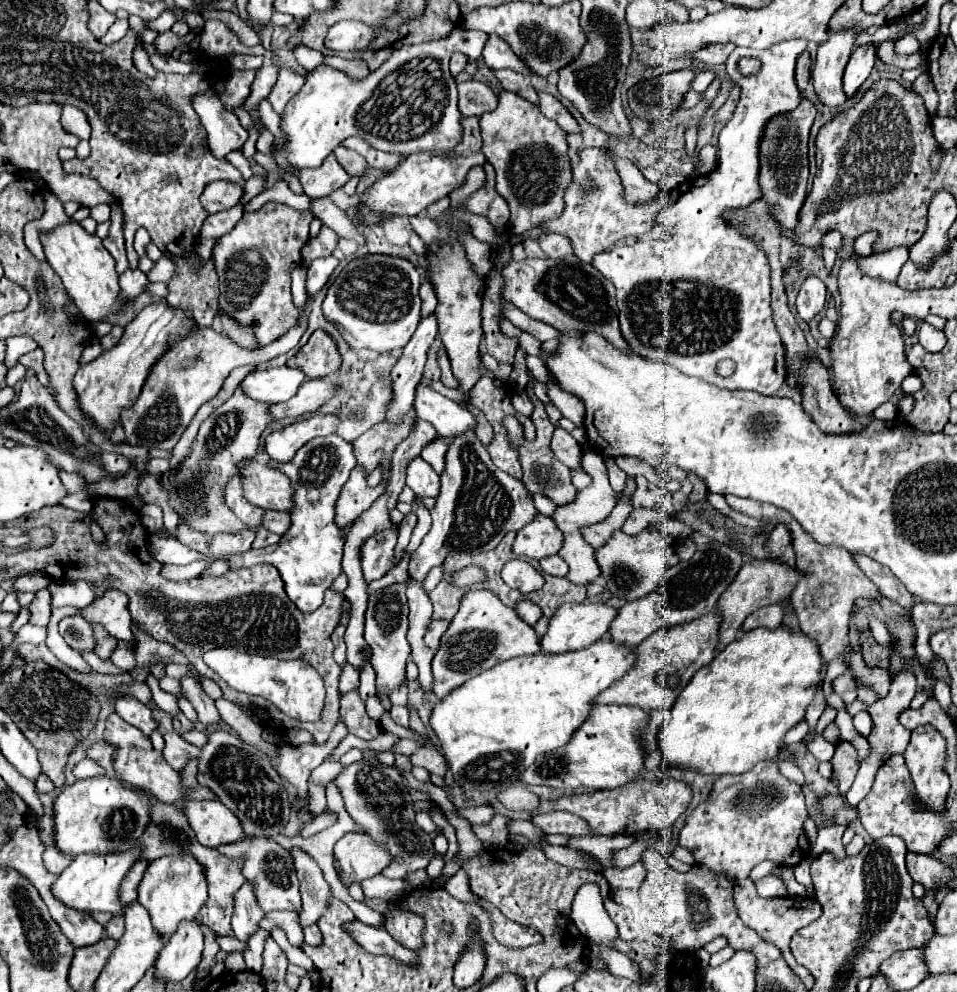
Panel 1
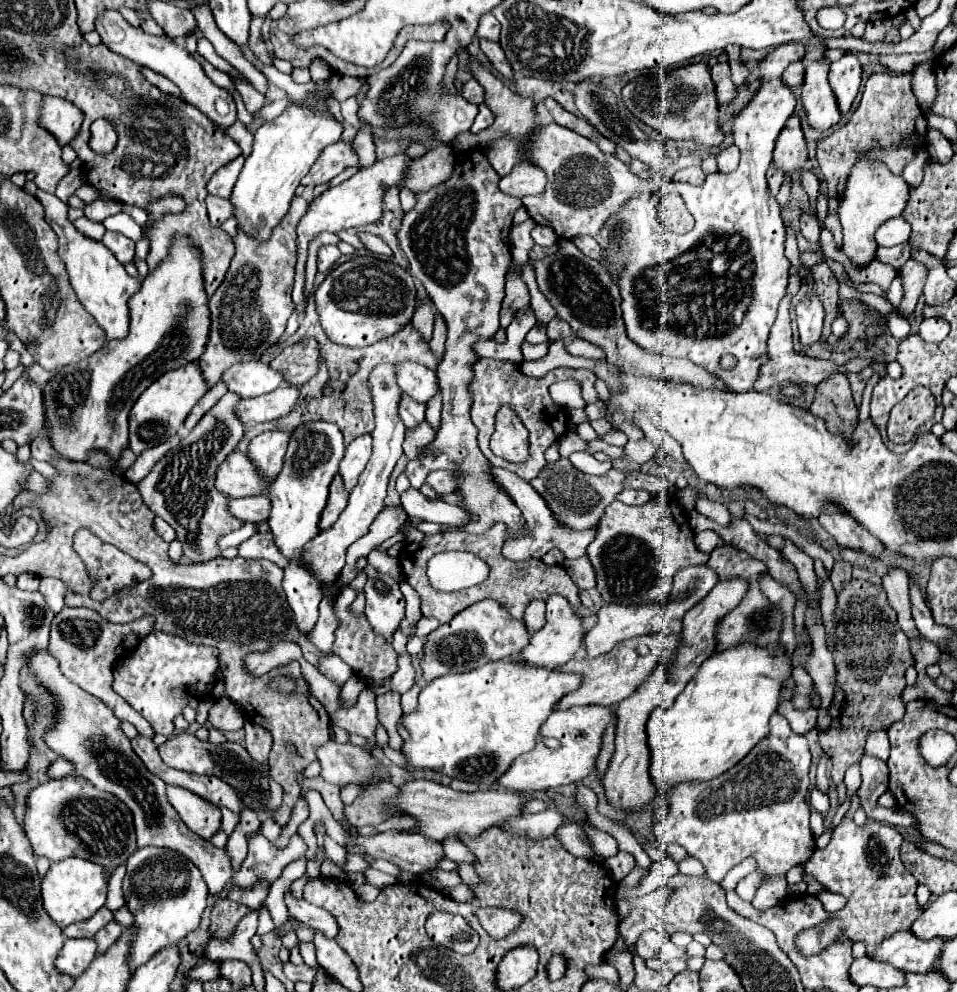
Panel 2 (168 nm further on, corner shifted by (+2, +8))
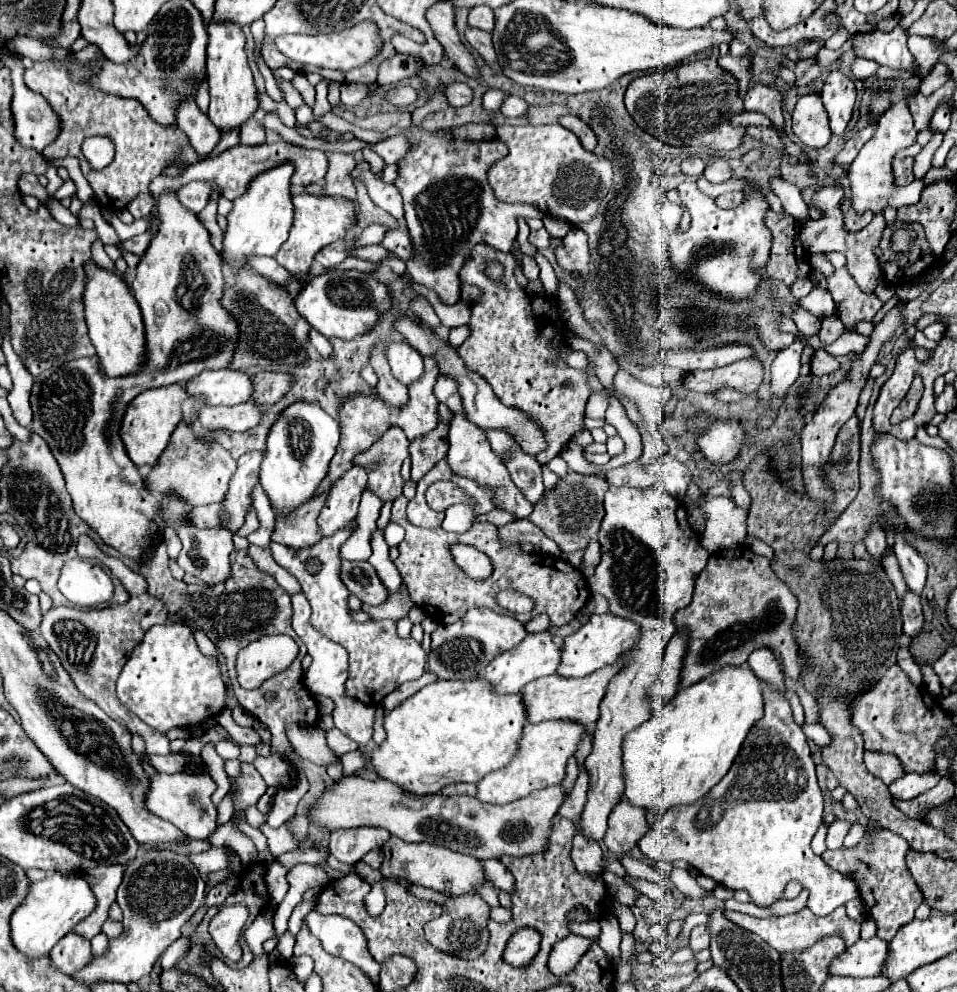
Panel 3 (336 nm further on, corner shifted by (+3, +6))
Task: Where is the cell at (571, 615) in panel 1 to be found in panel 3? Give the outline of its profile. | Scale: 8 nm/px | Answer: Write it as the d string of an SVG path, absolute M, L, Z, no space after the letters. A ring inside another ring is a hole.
M551 630L539 632L539 634L527 634L515 650L509 650L507 654L499 654L481 674L481 678L489 680L497 692L519 692L527 682L555 674L561 662L561 638L557 638Z

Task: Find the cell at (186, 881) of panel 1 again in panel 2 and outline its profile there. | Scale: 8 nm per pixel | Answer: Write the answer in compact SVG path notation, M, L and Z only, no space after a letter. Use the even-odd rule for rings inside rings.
M152 846L140 848L128 858L122 892L126 908L134 916L130 928L136 930L128 950L130 972L146 964L162 948L176 946L188 932L198 928L208 898L208 886L200 870L186 856L168 848Z

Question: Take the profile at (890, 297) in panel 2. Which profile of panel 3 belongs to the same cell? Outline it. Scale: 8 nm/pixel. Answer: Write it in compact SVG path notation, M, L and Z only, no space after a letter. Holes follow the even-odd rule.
M845 268L835 270L829 282L829 292L837 304L841 322L853 330L853 324L859 320L873 320L873 316L883 308L883 302L875 294L865 294L855 286L855 280L847 274Z

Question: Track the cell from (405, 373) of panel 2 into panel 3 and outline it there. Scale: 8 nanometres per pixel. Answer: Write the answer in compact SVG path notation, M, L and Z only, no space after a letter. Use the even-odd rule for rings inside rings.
M403 342L403 344L389 344L387 360L389 360L393 376L401 384L405 384L405 386L411 386L423 374L423 358L407 342Z

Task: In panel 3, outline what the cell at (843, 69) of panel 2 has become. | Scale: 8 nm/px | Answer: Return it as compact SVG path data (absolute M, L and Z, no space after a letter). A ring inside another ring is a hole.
M839 70L829 72L823 88L821 88L821 100L829 114L829 124L833 134L841 134L851 118L853 104L855 104L855 84L849 76L845 76Z

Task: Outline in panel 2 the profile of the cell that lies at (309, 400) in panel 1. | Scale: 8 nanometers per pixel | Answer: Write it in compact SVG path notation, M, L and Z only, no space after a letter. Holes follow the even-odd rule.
M280 384L280 388L264 396L240 400L234 412L246 426L250 426L260 422L270 422L276 420L278 416L288 414L288 410L292 410L296 400L298 400L298 388L290 384Z

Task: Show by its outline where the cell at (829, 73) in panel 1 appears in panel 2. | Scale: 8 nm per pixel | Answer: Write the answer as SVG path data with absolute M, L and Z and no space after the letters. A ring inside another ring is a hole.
M828 60L812 62L806 68L802 84L802 106L808 118L808 124L814 130L828 130L840 122L840 112L836 108L836 98L828 84Z

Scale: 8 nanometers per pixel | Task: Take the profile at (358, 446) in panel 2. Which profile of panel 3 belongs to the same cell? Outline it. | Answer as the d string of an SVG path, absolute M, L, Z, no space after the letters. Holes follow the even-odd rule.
M353 464L333 482L329 500L319 514L323 536L331 536L335 530L347 526L347 522L355 522L363 486L367 486L367 470L359 464Z

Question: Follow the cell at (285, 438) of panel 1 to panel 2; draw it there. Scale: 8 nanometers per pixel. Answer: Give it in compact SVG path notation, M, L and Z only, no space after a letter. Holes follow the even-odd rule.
M264 432L248 444L246 456L256 464L258 472L268 478L268 482L272 482L282 468L288 438L290 432Z

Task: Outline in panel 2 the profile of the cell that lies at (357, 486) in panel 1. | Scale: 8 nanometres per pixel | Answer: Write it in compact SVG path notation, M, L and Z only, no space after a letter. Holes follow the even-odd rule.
M336 476L330 484L330 494L328 494L328 504L324 508L324 514L320 514L320 530L328 530L340 516L340 512L346 508L348 502L348 492L344 490L344 482L340 476Z

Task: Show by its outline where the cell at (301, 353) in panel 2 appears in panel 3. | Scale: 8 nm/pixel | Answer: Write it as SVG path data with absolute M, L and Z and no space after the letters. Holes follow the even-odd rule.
M259 372L253 378L253 382L255 382L253 400L259 404L275 404L289 392L293 378L287 372Z

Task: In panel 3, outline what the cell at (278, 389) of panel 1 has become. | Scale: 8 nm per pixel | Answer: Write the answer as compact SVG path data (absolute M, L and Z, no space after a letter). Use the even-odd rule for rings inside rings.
M203 370L187 384L191 398L205 396L207 406L235 406L253 396L253 376L243 370Z

